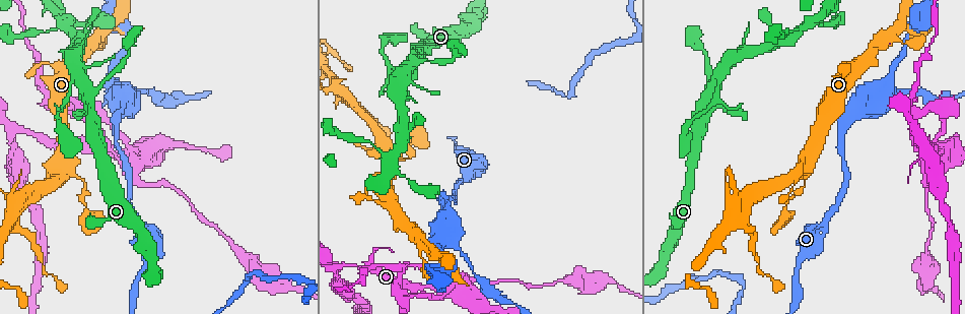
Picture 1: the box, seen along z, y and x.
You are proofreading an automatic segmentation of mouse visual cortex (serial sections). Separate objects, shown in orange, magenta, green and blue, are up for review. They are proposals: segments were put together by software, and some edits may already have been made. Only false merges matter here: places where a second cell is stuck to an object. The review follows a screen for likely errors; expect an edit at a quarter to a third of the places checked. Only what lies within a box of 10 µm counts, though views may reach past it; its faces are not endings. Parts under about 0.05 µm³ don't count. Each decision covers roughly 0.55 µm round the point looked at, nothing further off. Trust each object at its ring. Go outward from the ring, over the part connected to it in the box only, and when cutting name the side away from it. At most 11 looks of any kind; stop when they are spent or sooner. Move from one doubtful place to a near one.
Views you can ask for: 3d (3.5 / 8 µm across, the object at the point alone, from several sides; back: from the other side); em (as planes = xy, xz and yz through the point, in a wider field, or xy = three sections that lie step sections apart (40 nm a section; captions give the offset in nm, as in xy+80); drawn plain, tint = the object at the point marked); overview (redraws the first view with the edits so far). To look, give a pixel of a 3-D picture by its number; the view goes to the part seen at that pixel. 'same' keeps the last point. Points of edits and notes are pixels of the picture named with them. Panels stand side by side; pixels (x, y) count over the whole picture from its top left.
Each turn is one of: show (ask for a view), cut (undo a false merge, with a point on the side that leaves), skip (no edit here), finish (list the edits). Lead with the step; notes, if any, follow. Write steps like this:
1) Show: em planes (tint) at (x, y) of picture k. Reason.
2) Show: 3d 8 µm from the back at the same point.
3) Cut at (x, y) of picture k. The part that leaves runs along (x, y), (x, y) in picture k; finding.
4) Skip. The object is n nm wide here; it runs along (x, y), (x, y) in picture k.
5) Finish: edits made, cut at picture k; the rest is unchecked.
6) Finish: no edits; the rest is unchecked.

Show: 3d 3.5 µm from the back at (115, 130) of picture 1. Calibre changes.

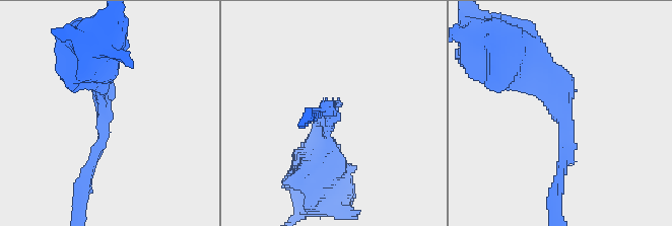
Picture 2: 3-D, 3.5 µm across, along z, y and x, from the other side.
Show: em xy step 2 (tint) at (103, 112) of picture 2. 3 arms meet here; the arms are 200, 200, 250 nm wide; need the tissue.

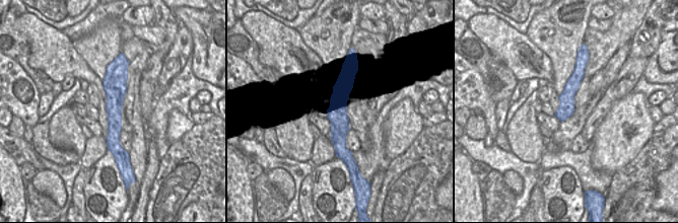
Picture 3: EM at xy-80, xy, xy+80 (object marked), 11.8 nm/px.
Skip. The object is 240 nm wide here; it runs along (559, 175), (564, 122), (513, 66) in picture 2; all the same cell.

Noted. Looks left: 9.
Show: em xy step 5 (tint) at (91, 105) of picture 1.

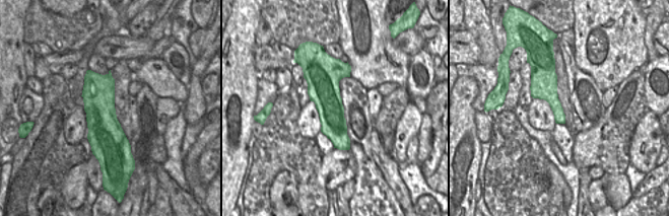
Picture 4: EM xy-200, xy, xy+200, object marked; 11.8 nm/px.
Show: 3d 3.5 µm at the same point.

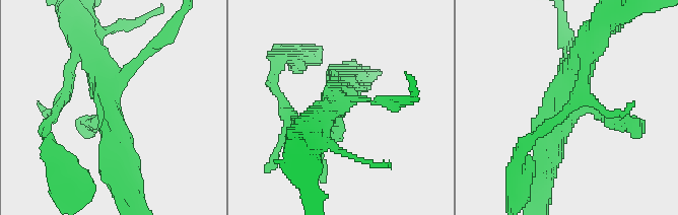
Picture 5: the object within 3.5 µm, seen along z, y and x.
Skip. It runs along (346, 91), (318, 166) in picture 5; continuous, no second cell.

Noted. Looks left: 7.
Show: 3d 3.5 µm at (800, 31) of picture 1. Four arms meet.

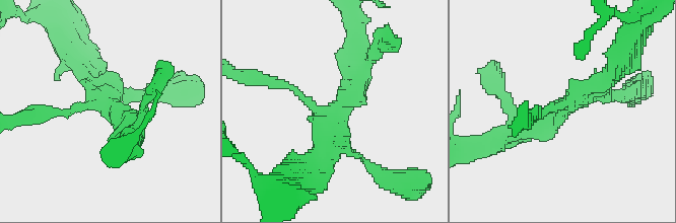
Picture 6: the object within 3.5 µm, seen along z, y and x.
Show: em xy step 1 (tint) at (565, 109) of picture 6. Need the tissue.

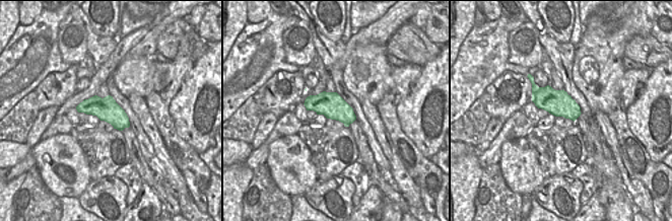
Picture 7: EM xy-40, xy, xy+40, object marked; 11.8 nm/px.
Show: em xy step 3 (tint) at the same point. Another direction.

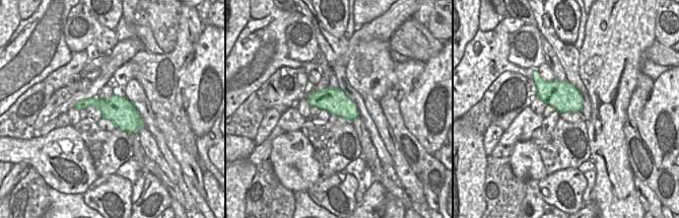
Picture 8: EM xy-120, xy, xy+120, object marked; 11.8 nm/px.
Skip. The object is 300 nm wide here; it runs along (515, 136), (543, 124), (608, 77) in picture 6; one cell here.

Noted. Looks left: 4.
Show: 3d 3.5 µm at (111, 85) of picture 1. Calibre changes.

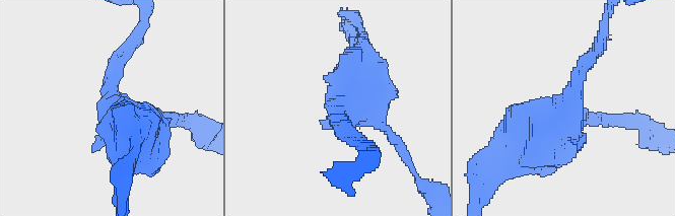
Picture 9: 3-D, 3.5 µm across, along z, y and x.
Show: em xy step 1 (tint) at (343, 108) of picture 9. Now the EM.

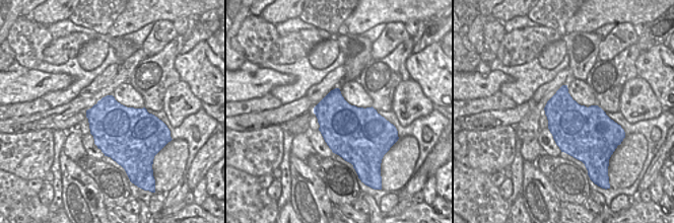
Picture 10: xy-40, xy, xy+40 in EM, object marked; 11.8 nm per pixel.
Cut at (612, 120) of picture 9. The part that leaves runs along (585, 119), (629, 119), (658, 135) in picture 9; two cells meet here.

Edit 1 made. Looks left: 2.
Finish: edits made, cut at picture 9; the rest is unchecked.

